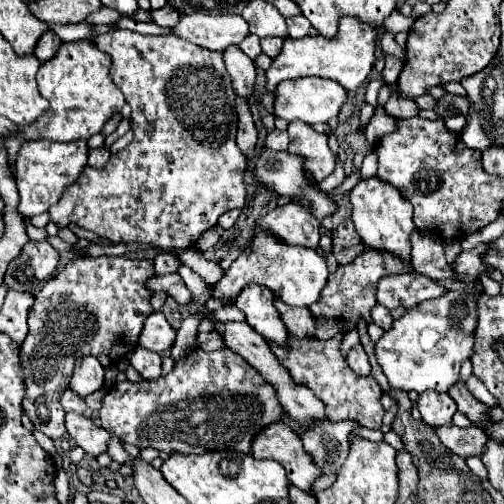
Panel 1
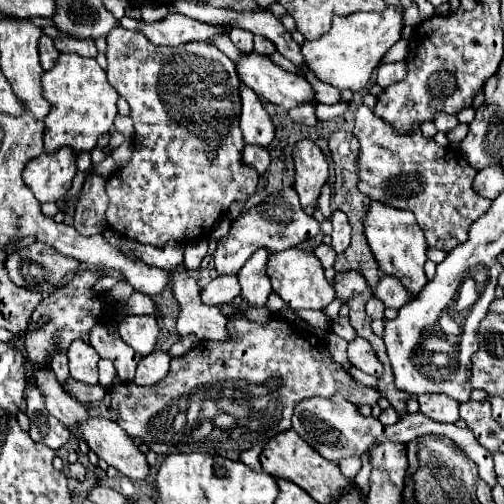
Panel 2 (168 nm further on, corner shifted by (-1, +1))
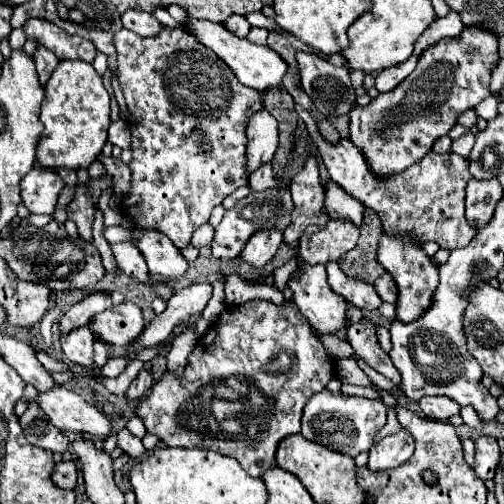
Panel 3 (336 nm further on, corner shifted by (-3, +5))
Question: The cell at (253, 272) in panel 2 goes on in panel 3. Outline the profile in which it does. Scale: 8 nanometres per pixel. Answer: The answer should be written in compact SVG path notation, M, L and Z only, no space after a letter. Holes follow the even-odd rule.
M265 229L265 233L255 233L247 241L239 259L251 269L261 269L275 257L281 241L283 241L283 235L277 233L275 229Z

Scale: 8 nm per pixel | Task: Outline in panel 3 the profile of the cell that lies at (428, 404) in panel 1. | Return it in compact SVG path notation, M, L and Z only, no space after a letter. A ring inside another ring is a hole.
M423 397L419 401L419 407L425 417L437 419L437 421L447 421L449 417L457 415L461 409L461 405L457 405L457 401L449 397Z

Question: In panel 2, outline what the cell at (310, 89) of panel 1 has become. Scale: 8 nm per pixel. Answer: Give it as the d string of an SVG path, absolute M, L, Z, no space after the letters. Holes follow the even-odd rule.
M241 53L237 67L237 75L241 77L243 85L253 89L259 97L267 99L269 103L281 105L283 109L297 107L305 101L313 101L313 89L303 79L303 75L289 73L275 65L269 57L259 53Z

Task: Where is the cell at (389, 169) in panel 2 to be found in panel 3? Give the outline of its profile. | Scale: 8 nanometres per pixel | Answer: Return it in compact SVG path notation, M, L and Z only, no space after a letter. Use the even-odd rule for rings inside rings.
M297 105L295 111L305 121L307 131L317 143L321 159L327 165L331 179L339 187L343 187L349 195L353 195L357 201L375 209L387 233L415 235L421 241L435 241L441 245L441 249L447 251L455 247L465 247L471 241L471 237L477 233L477 229L465 217L465 187L467 181L471 179L467 159L453 153L439 155L429 151L423 159L419 159L405 171L379 177L371 171L363 151L355 147L351 139L343 139L337 145L331 145L319 135L315 127L315 119L309 115L309 111L305 111L301 105Z

